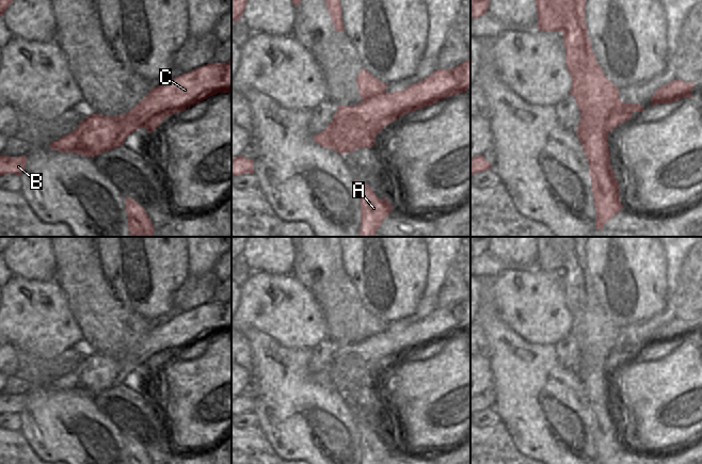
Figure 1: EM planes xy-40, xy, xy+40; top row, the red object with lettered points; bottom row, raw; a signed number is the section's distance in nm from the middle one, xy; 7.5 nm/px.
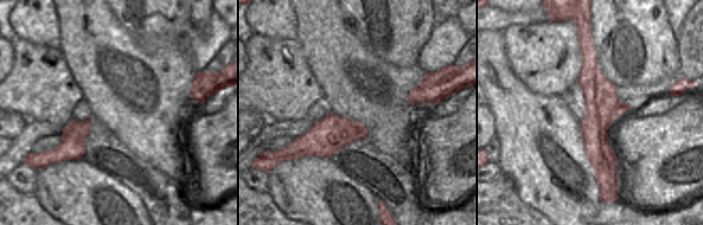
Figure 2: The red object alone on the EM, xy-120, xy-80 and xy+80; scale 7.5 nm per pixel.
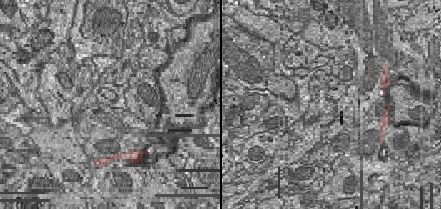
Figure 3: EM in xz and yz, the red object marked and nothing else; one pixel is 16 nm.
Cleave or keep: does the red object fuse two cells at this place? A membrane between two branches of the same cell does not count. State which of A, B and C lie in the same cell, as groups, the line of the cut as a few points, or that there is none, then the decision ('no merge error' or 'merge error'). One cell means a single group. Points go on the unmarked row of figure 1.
A / B C | xy+40 (618, 333), (615, 345), (606, 358), (606, 365), (609, 369) | merge error

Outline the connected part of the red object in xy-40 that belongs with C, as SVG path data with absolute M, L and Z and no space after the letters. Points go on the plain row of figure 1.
M232 300L227 302L208 302L187 313L182 313L167 323L154 325L129 351L118 355L91 353L83 357L77 367L51 381L49 386L61 391L76 391L95 396L106 389L124 385L124 380L135 369L144 366L153 371L161 361L187 347L207 338L218 332L232 332Z

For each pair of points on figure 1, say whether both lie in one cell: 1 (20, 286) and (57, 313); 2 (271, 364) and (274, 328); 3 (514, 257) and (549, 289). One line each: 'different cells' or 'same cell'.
1: same cell
2: different cells
3: different cells

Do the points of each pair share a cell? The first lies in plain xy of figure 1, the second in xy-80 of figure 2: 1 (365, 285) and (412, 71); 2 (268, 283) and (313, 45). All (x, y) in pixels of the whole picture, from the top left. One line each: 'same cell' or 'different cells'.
1: different cells
2: different cells

